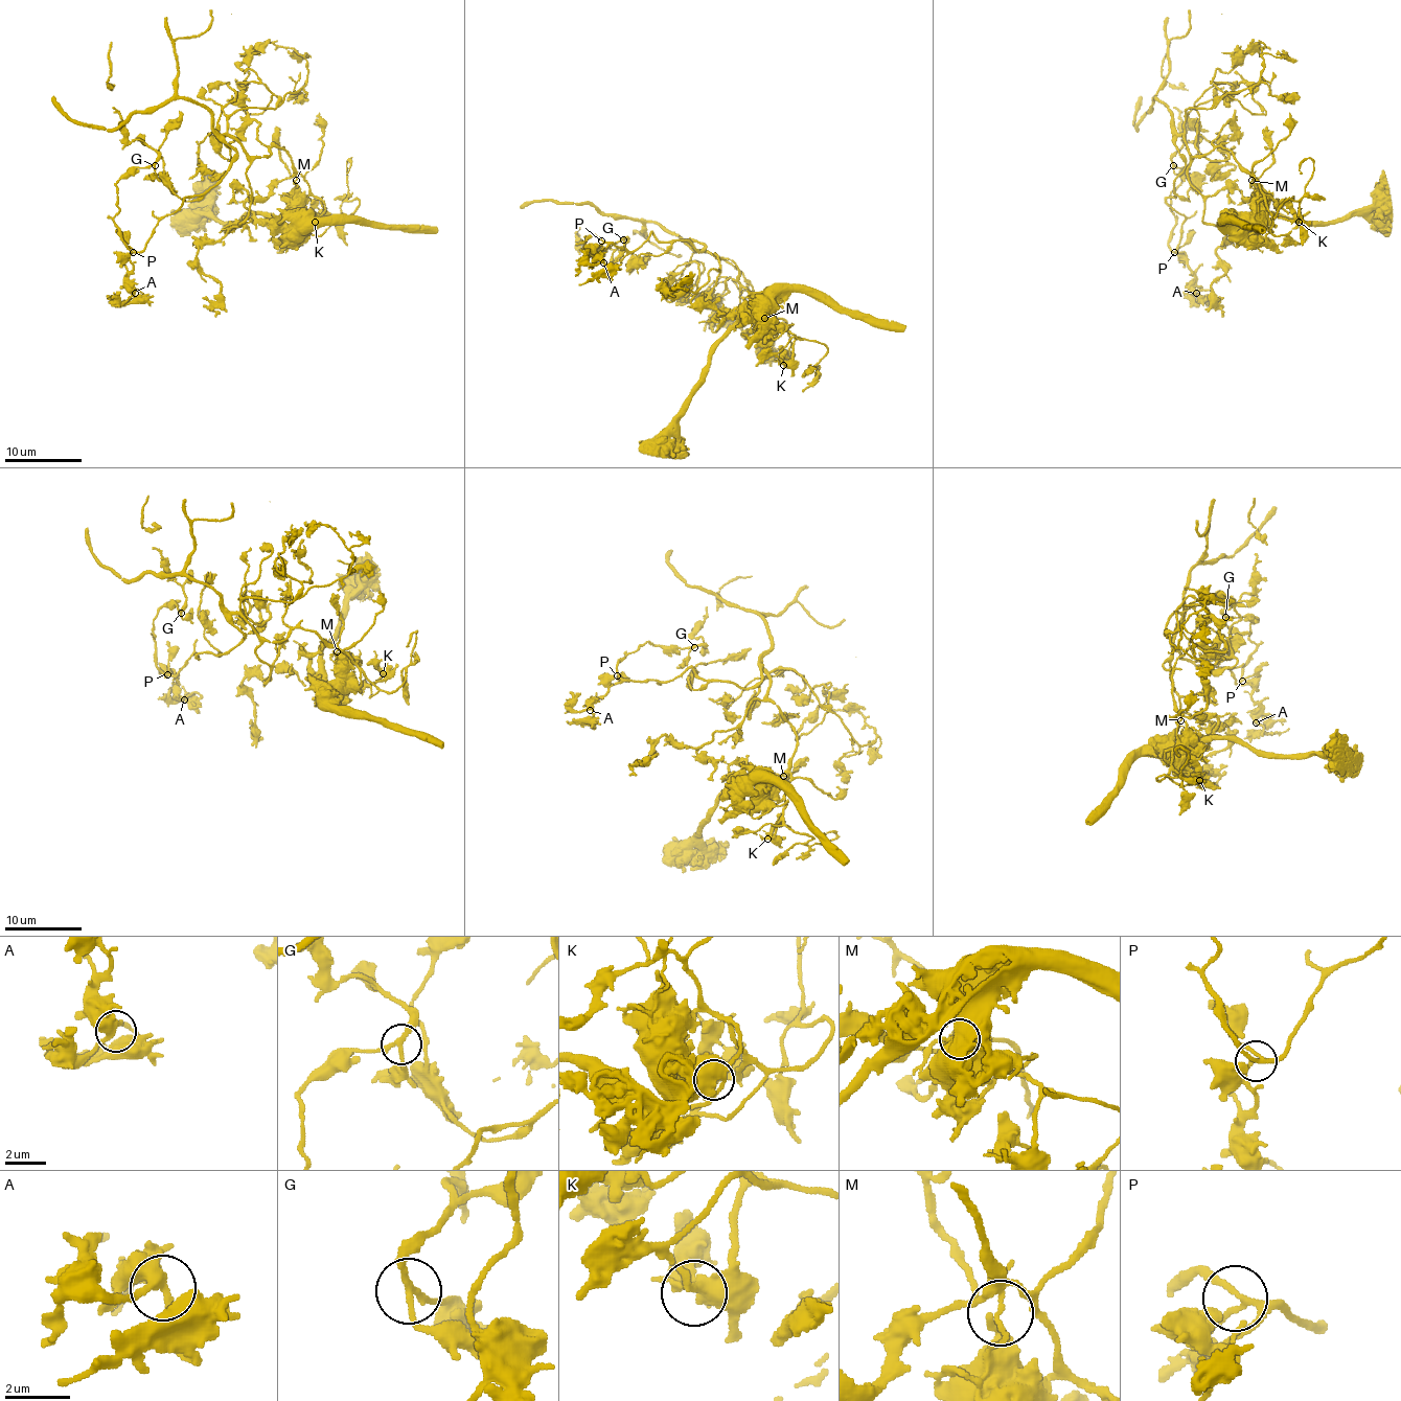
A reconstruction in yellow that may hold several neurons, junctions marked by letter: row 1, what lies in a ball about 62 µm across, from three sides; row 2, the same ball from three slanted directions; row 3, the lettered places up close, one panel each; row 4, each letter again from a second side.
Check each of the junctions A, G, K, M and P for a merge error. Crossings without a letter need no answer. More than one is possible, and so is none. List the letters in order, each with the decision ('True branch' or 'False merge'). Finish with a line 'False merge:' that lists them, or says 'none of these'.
A: True branch
G: True branch
K: True branch
M: False merge
P: True branch
False merge: M

